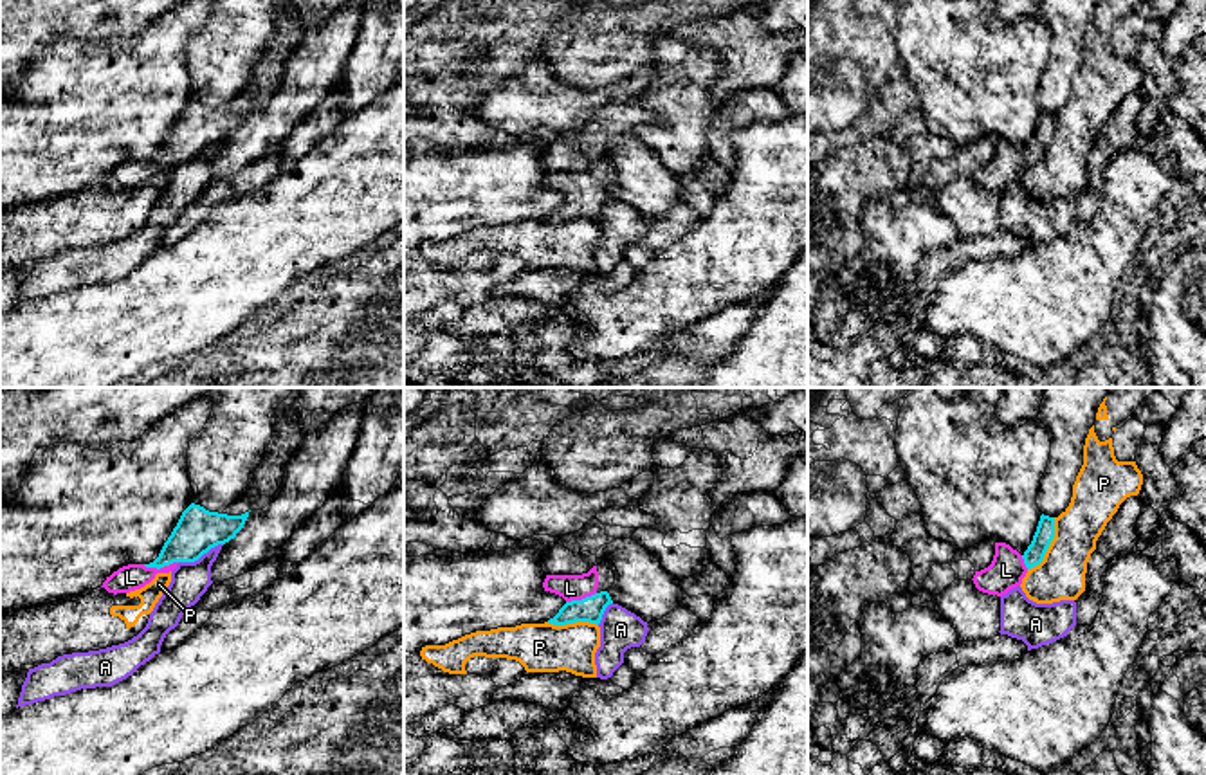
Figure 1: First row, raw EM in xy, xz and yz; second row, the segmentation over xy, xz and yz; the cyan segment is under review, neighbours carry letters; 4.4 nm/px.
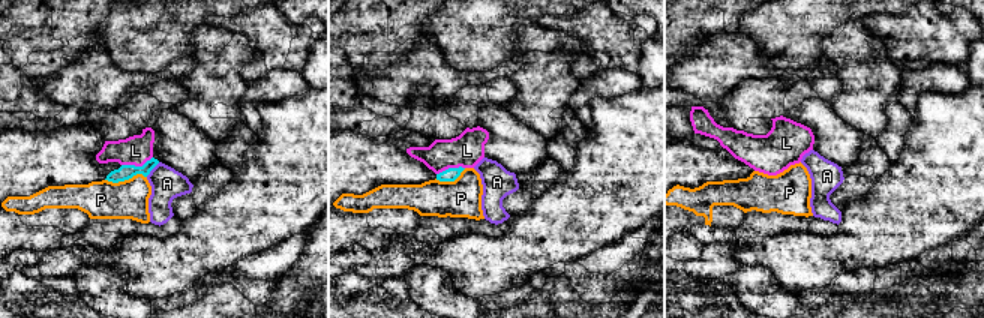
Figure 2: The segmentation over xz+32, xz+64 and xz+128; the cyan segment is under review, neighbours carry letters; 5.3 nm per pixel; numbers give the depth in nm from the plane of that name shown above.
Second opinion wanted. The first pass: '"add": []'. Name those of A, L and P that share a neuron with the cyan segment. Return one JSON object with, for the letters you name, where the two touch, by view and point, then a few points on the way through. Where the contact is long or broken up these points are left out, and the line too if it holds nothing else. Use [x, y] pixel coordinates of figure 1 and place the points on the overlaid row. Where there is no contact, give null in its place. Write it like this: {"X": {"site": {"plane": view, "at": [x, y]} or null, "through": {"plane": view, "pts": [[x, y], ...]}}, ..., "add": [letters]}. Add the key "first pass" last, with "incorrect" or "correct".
{"L": {"site": {"plane": "xy", "at": [159, 568]}, "through": {"plane": "xy", "pts": [[199, 530], [159, 568], [130, 577]]}}, "add": ["L"], "first pass": "incorrect"}

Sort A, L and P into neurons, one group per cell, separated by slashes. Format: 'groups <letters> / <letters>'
groups A / L / P

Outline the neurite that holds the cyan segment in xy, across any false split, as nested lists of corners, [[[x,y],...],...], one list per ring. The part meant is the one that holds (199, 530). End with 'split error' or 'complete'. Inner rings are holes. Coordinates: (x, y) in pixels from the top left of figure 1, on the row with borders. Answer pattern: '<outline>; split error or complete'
[[[240,497],[222,514],[191,503],[180,515],[159,557],[150,564],[128,564],[114,571],[101,588],[130,593],[150,584],[157,573],[169,573],[178,562],[195,562],[218,544],[236,537],[249,517],[249,497]]]; split error

